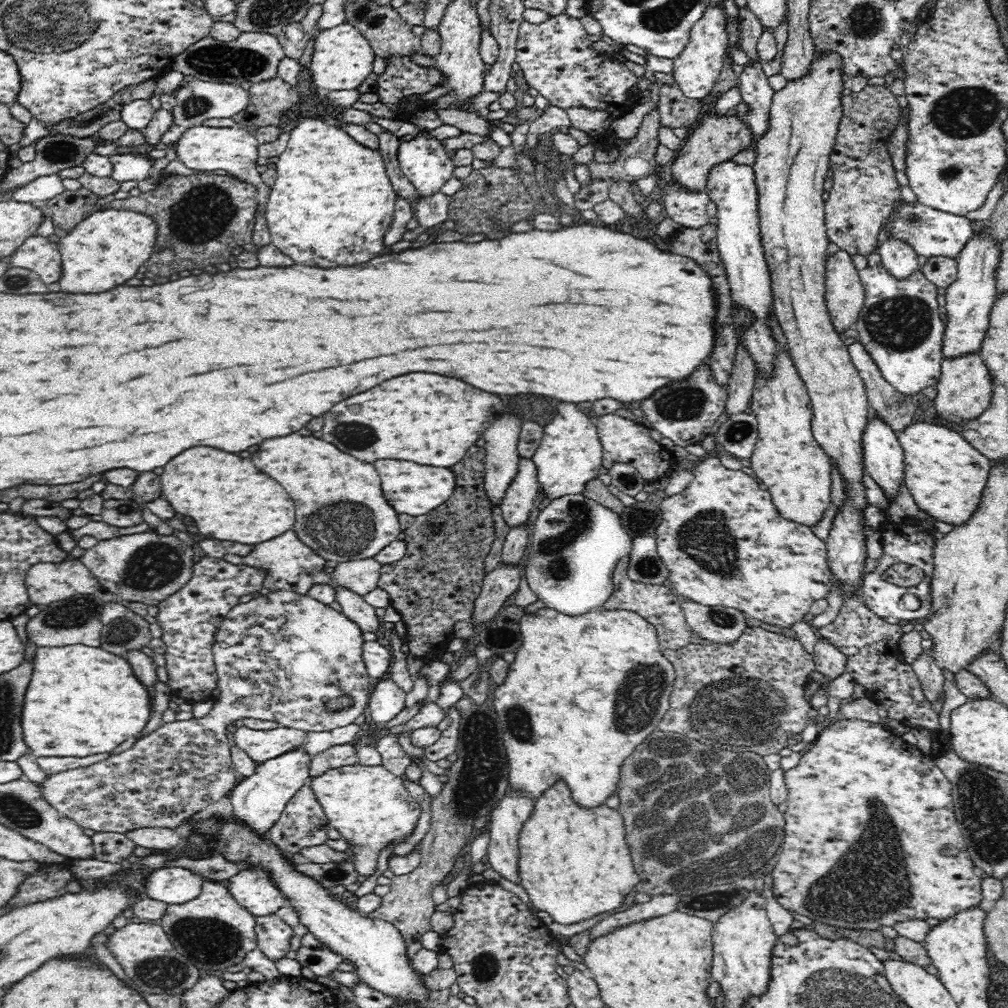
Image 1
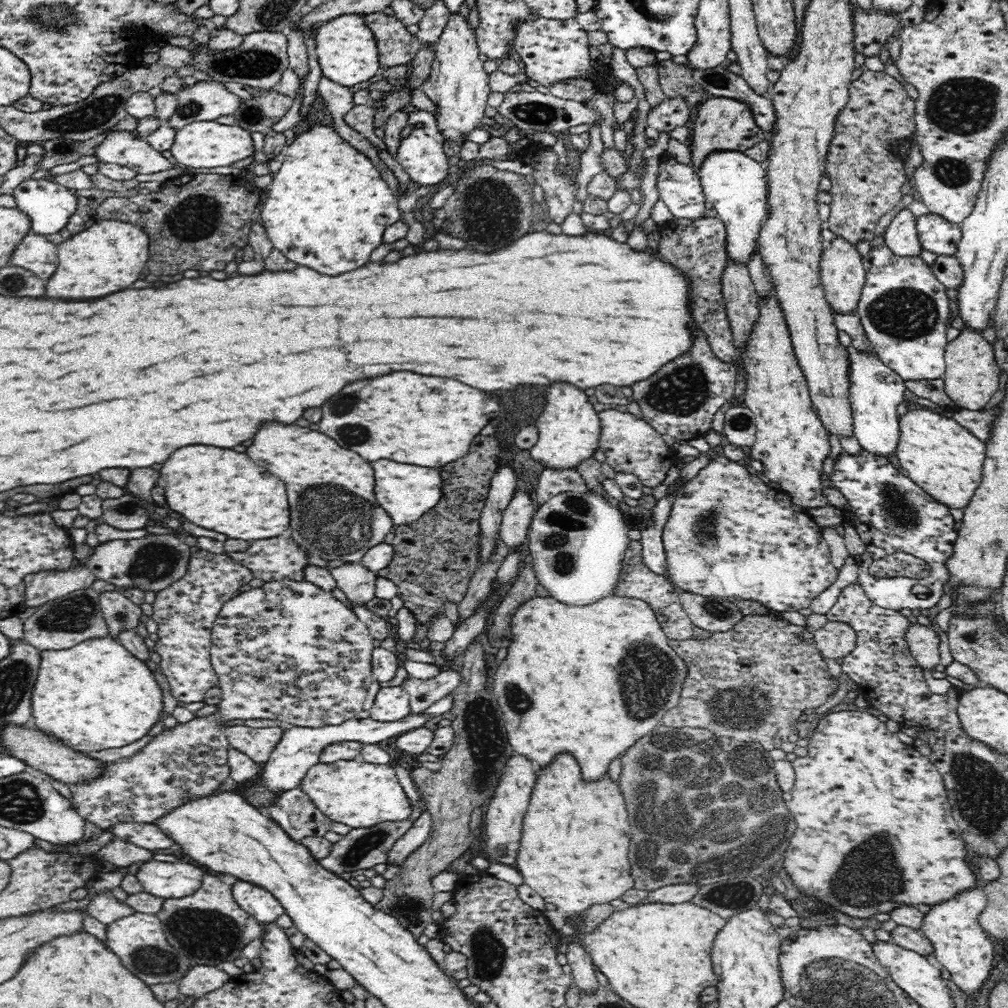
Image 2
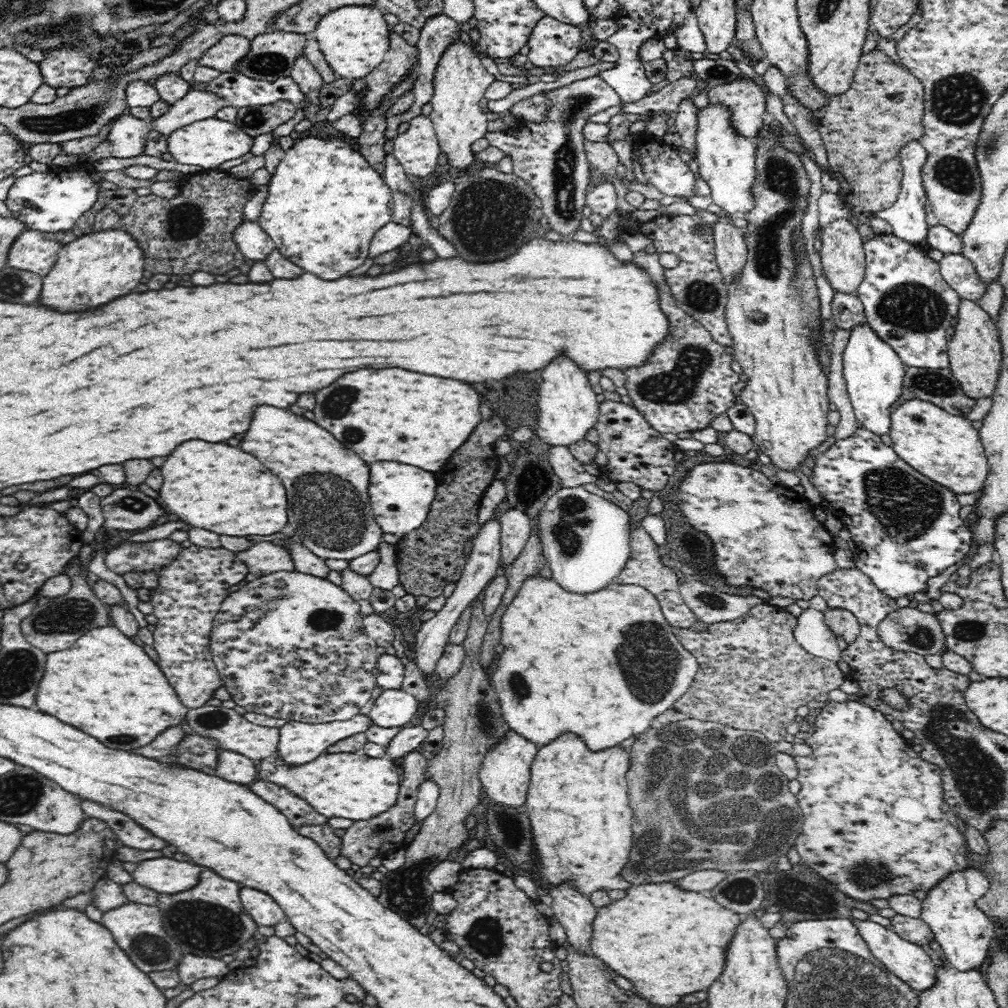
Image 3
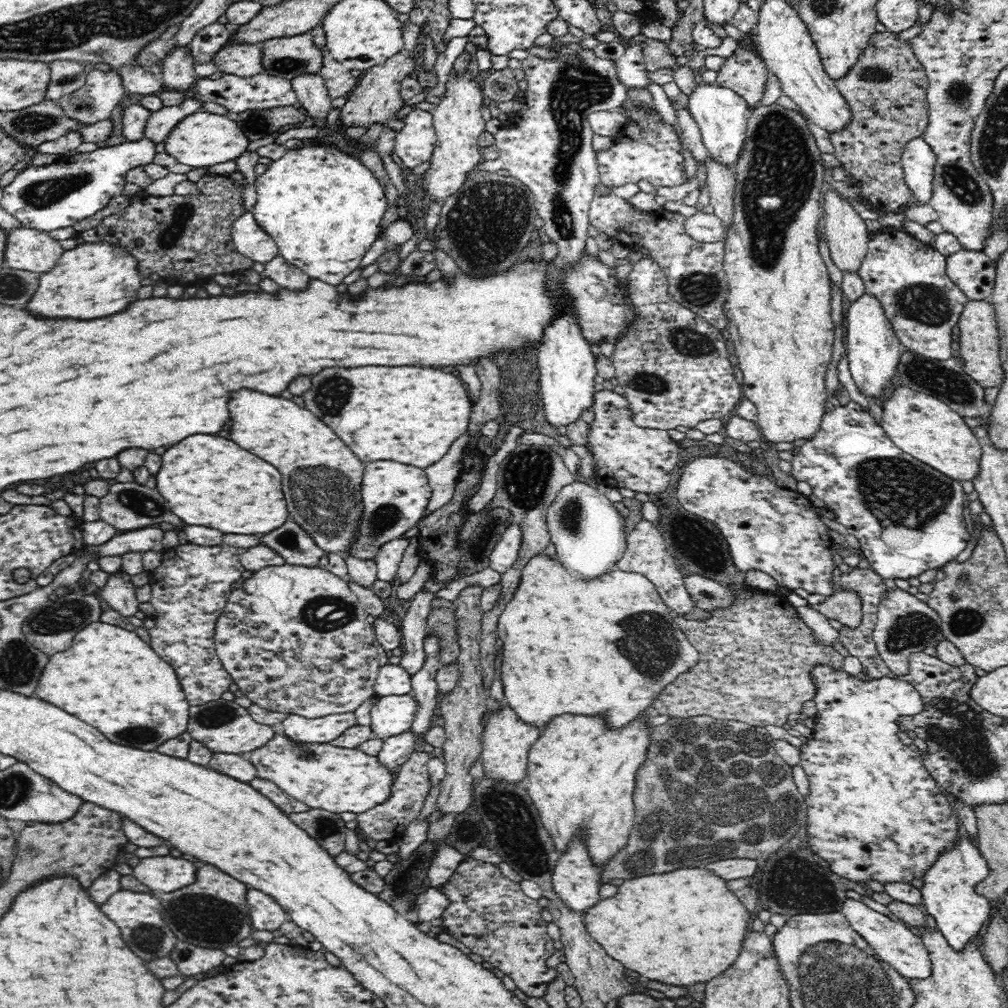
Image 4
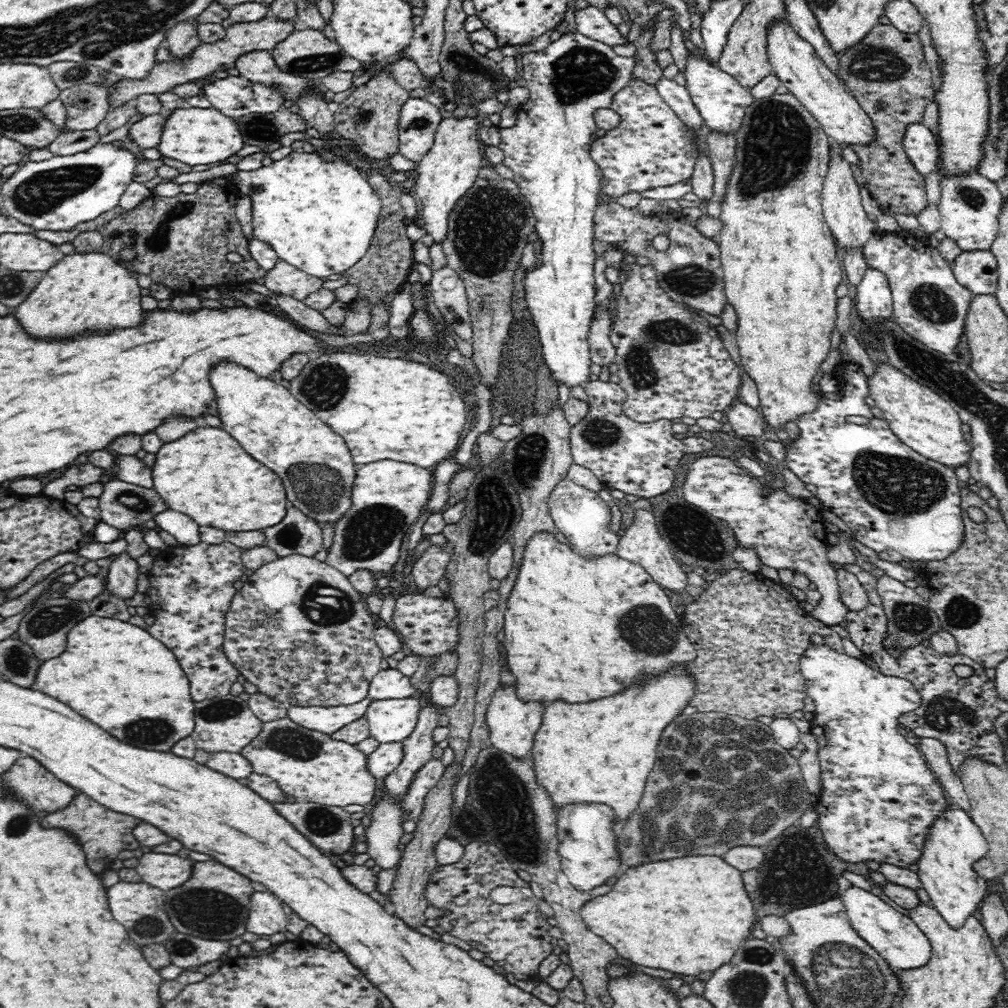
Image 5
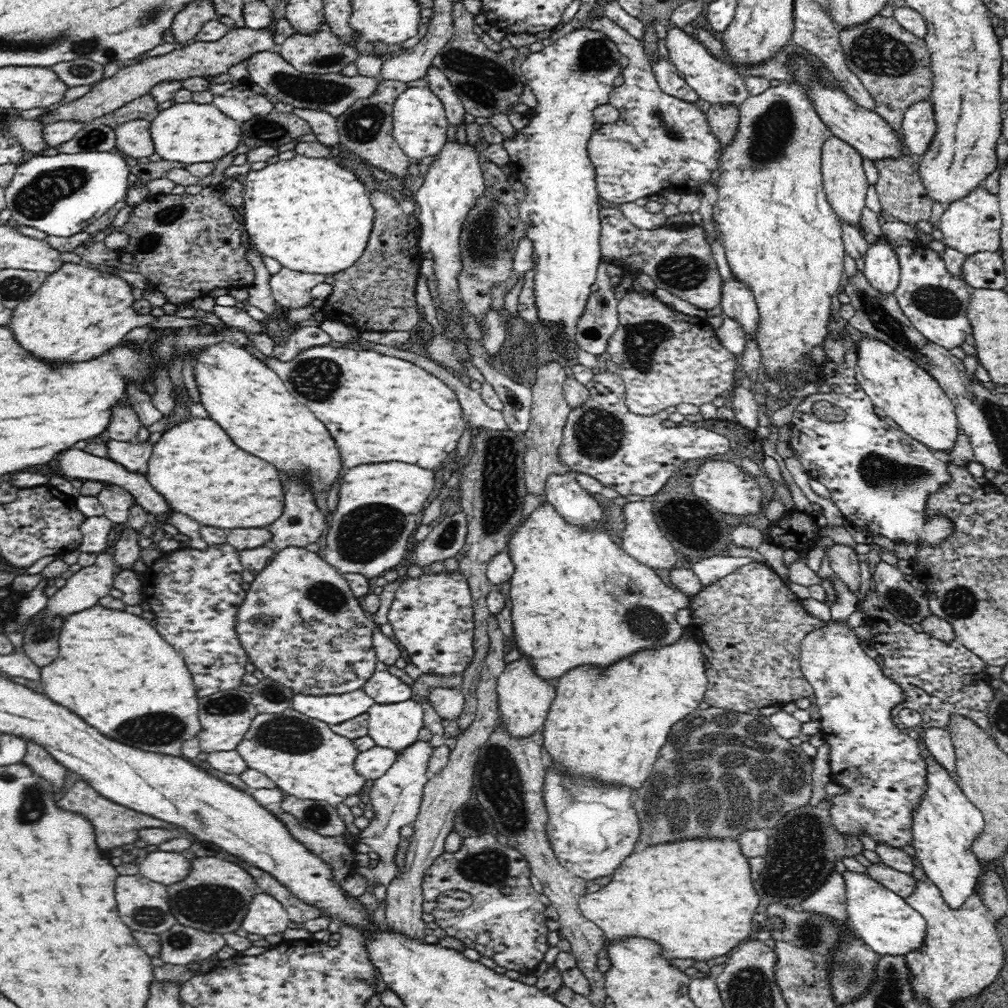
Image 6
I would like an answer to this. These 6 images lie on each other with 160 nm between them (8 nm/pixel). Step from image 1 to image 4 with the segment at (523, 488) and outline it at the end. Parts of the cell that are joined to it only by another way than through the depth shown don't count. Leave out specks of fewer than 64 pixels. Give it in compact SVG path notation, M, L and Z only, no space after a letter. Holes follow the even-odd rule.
M510 522L508 528L502 532L498 544L489 555L489 566L496 572L503 573L508 570L518 558L522 544L522 531L519 524Z

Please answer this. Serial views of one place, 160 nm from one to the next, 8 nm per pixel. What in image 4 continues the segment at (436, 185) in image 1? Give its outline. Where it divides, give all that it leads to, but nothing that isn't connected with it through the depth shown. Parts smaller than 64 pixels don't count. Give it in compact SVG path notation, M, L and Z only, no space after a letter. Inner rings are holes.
M412 109L404 118L404 128L397 131L393 152L402 160L406 171L411 171L431 159L437 134L430 112Z

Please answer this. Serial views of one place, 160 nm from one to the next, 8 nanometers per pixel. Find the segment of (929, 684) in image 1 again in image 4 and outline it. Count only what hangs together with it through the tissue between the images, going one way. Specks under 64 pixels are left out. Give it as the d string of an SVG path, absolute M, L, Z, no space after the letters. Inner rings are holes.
M898 589L888 591L878 605L877 621L873 630L877 651L889 669L898 675L908 674L908 660L912 653L925 648L936 648L945 636L941 629L940 615L926 603L908 591Z

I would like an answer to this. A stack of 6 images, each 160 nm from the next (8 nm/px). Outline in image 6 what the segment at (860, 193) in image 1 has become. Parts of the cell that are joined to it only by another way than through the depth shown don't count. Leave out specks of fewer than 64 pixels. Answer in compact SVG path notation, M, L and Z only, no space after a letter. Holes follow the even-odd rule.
M878 15L868 23L839 31L848 69L862 81L874 101L874 111L900 137L904 113L909 106L930 100L933 86L931 54L924 39L908 32L893 17ZM903 147L902 154L898 158L882 158L872 162L878 172L874 186L880 197L882 210L904 223L917 223L920 220L930 222L933 201L928 196L919 175L920 164L912 159L911 154Z

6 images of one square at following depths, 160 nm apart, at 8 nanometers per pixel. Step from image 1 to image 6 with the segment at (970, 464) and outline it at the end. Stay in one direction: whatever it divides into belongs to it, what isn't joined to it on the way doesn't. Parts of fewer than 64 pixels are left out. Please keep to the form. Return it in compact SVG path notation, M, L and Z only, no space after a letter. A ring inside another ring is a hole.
M864 337L857 345L858 366L856 366L855 377L865 393L870 397L874 406L884 410L884 413L901 428L901 432L916 439L932 450L950 452L954 448L958 434L957 414L954 405L944 393L938 381L930 376L928 371L924 371L917 366L912 360L905 358L900 352L892 349L882 341Z

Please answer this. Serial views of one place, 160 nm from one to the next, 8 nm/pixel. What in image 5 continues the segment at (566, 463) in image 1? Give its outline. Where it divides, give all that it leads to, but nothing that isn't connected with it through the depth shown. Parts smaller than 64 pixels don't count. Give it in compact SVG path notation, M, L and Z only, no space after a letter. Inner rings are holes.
M580 33L576 34L563 34L557 40L551 41L551 43L542 51L532 52L522 55L520 62L522 62L522 78L527 82L527 88L529 90L528 100L516 108L516 121L512 127L501 128L498 130L500 133L500 142L497 145L503 150L504 160L502 164L508 166L513 172L513 180L517 186L520 187L521 193L526 197L526 200L533 208L533 213L536 219L536 233L540 236L544 248L542 250L542 265L535 268L526 276L526 302L528 302L528 310L532 314L532 320L538 328L539 341L541 343L542 357L544 358L543 365L550 369L550 379L556 383L556 386L566 386L568 390L576 386L583 386L590 381L590 368L591 368L591 352L588 342L588 335L590 332L591 321L593 320L592 314L594 314L594 298L595 298L595 282L594 282L594 262L597 254L594 252L593 242L595 239L593 218L595 210L598 206L598 194L601 191L602 171L596 164L590 154L592 143L597 139L597 130L594 120L594 112L599 108L610 108L614 95L619 93L630 81L632 71L636 66L636 58L634 56L619 56L614 53L610 45L603 42L588 38Z

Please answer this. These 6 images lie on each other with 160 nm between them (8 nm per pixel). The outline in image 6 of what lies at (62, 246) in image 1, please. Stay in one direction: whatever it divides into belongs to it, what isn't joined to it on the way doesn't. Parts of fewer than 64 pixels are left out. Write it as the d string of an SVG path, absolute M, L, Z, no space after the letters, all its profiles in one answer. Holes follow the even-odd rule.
M64 263L52 273L48 273L46 280L42 282L38 290L28 298L28 302L22 302L10 320L10 328L20 342L22 348L32 352L38 358L44 358L48 364L62 364L62 362L84 362L102 356L112 346L120 344L123 338L135 328L152 327L152 330L164 330L166 328L178 330L182 327L198 324L196 319L184 319L175 315L153 316L140 314L134 310L136 302L132 294L130 284L114 272L101 266L90 264Z

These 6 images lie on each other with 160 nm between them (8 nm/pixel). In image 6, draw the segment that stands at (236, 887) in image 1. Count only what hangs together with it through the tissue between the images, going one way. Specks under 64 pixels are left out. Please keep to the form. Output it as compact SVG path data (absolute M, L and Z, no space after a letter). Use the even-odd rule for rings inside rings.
M259 893L250 901L241 928L250 934L276 934L288 928L289 914L272 895Z

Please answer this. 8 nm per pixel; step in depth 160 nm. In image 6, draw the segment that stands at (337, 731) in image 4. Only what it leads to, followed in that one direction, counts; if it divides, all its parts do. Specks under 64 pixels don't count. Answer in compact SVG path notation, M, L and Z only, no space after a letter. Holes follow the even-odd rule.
M363 689L341 695L295 694L292 708L299 714L324 722L330 727L367 713L375 701Z

